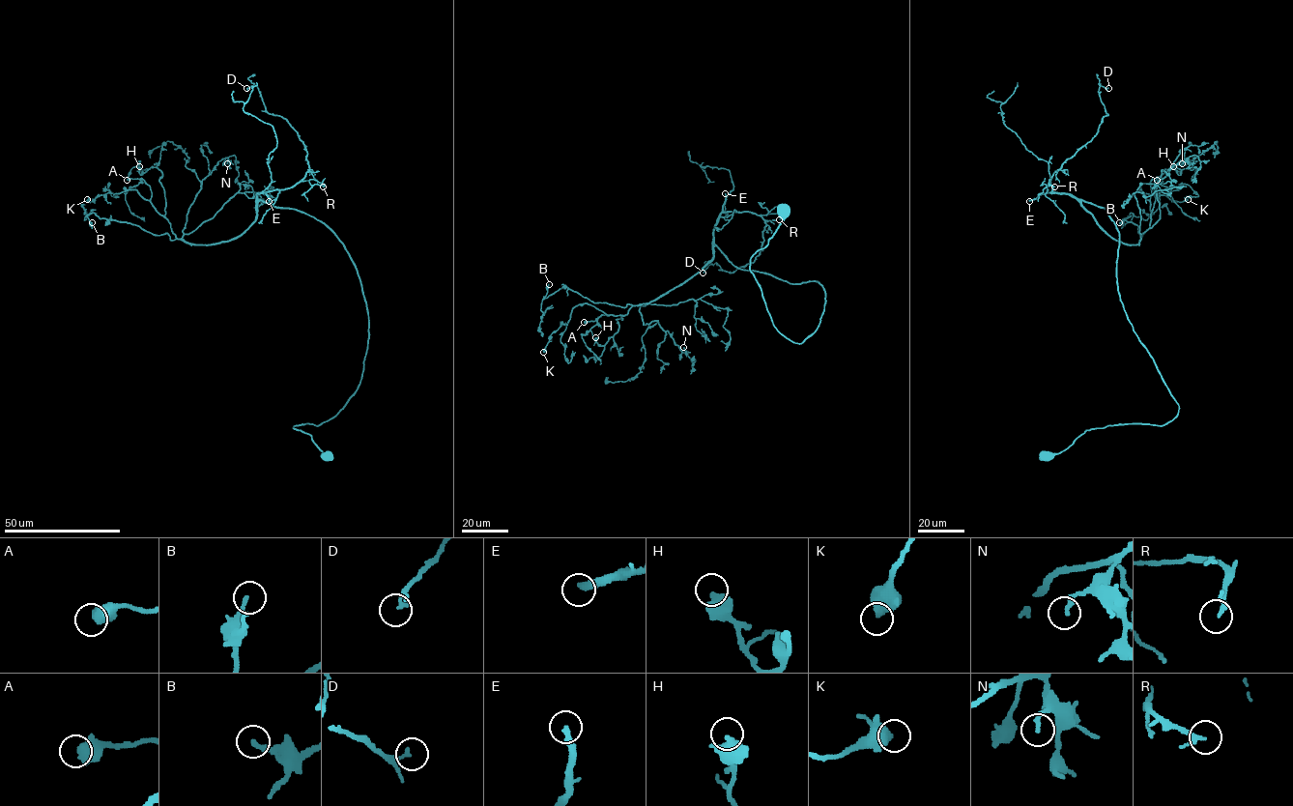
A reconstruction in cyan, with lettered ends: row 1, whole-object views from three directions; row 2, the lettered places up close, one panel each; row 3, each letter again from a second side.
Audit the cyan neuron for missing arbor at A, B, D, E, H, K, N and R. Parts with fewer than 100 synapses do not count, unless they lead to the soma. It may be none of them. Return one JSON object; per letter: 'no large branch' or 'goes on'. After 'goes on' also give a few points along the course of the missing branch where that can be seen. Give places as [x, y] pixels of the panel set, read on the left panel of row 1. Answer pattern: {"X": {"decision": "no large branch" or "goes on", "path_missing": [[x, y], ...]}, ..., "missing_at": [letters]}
{"A": {"decision": "no large branch"}, "B": {"decision": "no large branch"}, "D": {"decision": "no large branch"}, "E": {"decision": "goes on", "path_missing": [[269, 201], [252, 201], [242, 189], [229, 168], [229, 127], [211, 109], [224, 103], [225, 115]]}, "H": {"decision": "no large branch"}, "K": {"decision": "no large branch"}, "N": {"decision": "no large branch"}, "R": {"decision": "no large branch"}, "missing_at": ["E"]}

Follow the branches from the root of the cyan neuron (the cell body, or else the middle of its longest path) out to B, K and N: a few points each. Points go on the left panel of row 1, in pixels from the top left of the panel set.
B: (327, 456), (293, 427), (343, 407), (368, 339), (328, 227), (261, 200), (208, 244), (92, 222)
K: (327, 456), (293, 427), (360, 381), (339, 239), (260, 200), (192, 244), (135, 189), (87, 199)
N: (327, 456), (293, 427), (360, 381), (358, 270), (324, 223), (261, 200), (238, 236), (186, 243), (227, 163)

